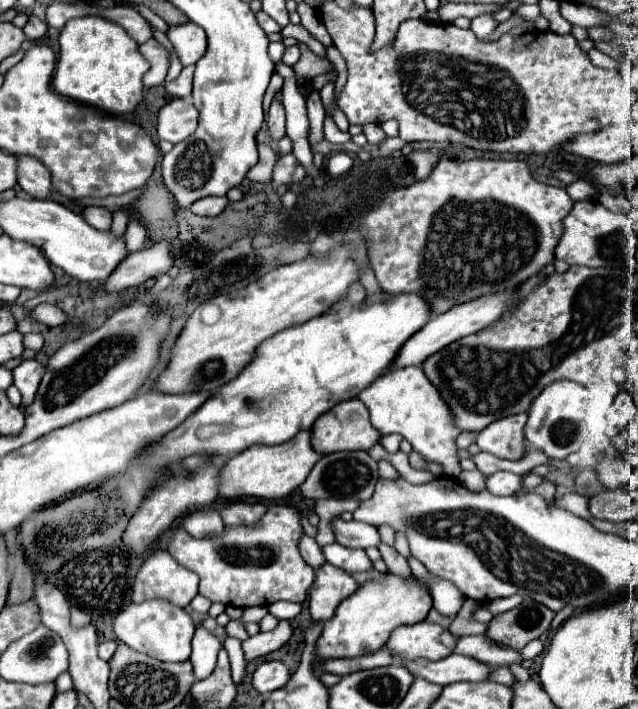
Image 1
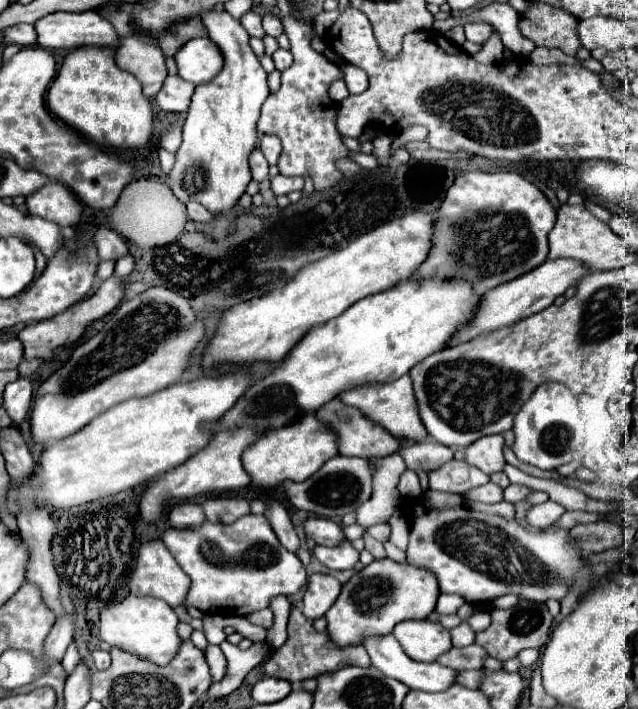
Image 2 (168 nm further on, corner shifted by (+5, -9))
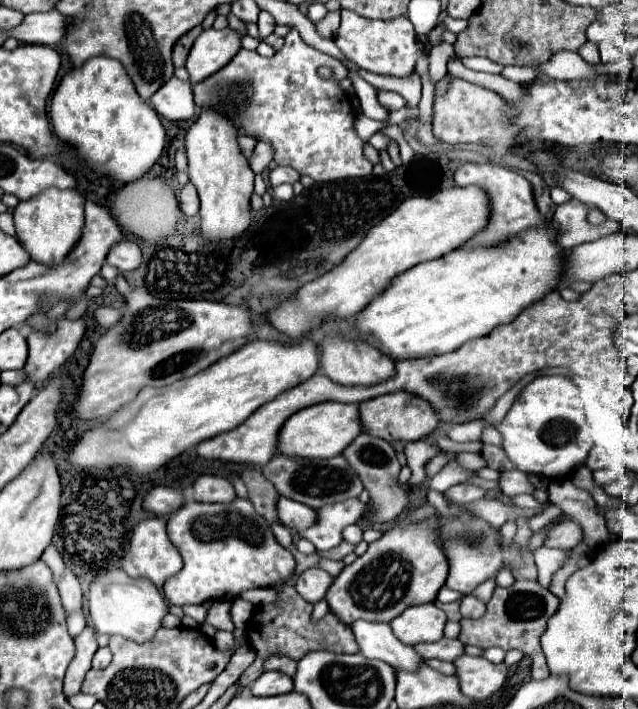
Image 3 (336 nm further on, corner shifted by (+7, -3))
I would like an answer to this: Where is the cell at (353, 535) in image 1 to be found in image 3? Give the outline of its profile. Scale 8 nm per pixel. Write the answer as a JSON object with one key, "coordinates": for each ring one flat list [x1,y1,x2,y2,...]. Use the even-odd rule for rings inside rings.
{"coordinates":[[281,497,277,501,277,515,279,515,279,521,285,527,289,527,297,533,301,533,301,531,309,529,309,525,317,523,315,509,305,507,299,501,291,501,291,499,285,499,285,497]]}

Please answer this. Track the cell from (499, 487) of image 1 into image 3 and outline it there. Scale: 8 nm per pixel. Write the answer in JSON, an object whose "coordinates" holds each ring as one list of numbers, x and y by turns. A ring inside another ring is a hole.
{"coordinates":[[461,483,461,485,455,485,451,489,445,491,445,495,455,501,455,503,471,503,471,501,479,501,485,497,485,489,483,487,477,487,477,485,471,485,471,483]]}

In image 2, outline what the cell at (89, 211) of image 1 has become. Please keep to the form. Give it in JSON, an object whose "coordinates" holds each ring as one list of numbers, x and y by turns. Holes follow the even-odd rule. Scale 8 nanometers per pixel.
{"coordinates":[[107,227,97,229,95,245,97,245,101,261,117,261,117,259,121,259,123,255,129,253,127,243,115,231,111,231]]}

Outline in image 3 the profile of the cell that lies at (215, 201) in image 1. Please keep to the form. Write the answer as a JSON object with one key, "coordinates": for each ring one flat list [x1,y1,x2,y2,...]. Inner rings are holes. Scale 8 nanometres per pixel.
{"coordinates":[[185,185,181,189,179,205,181,205,181,211,185,215,197,215,199,213,199,197,197,197,197,191,193,185]]}

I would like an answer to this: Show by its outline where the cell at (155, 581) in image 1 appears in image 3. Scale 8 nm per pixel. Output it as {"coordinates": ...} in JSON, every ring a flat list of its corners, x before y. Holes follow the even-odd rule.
{"coordinates":[[151,517,151,519,143,519,141,523,137,523,137,527,133,529,133,535,129,539,129,547,127,547,127,553,123,557,121,569,129,577,145,577,145,579,149,579,153,585,157,585,157,589,163,589,165,581,183,569,181,555,167,537,165,519]]}

